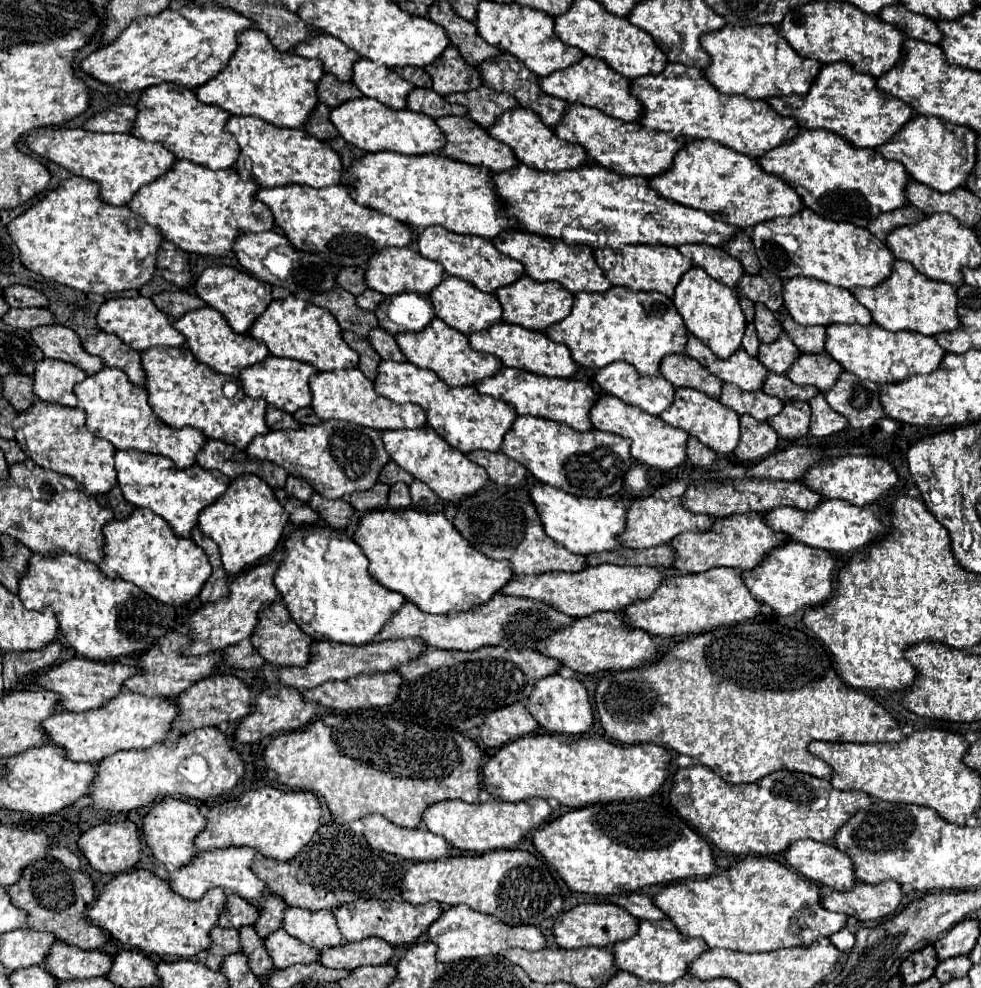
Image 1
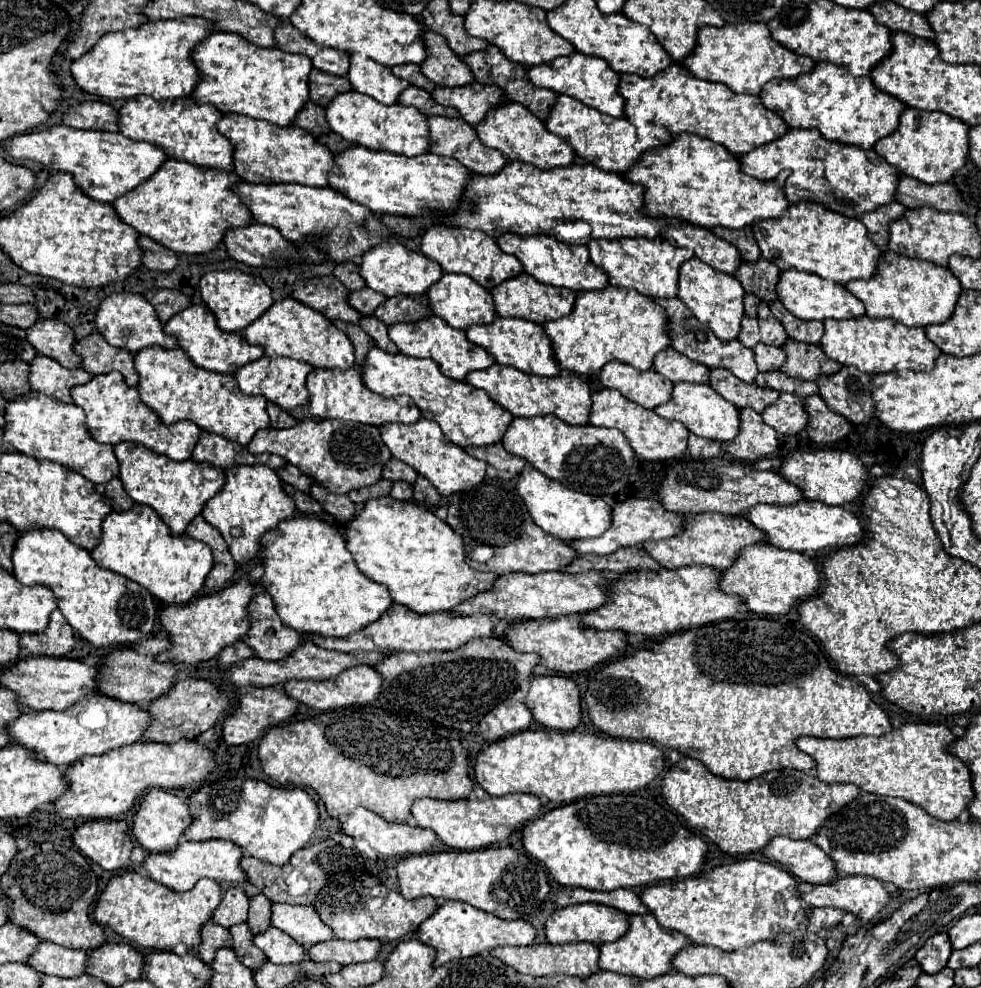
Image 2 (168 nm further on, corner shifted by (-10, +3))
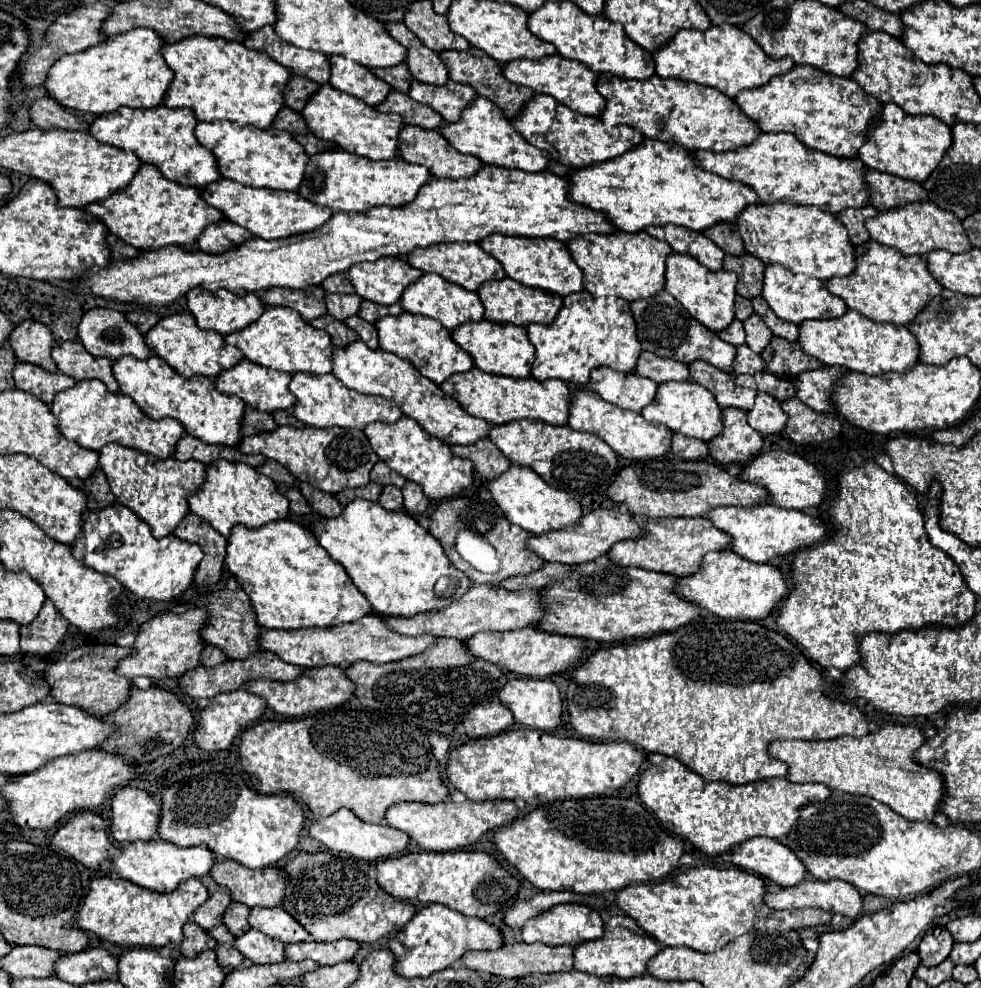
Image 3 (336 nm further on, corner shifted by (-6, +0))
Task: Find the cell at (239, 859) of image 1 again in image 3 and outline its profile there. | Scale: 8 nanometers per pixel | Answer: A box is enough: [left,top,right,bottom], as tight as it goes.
[110,837,214,893]

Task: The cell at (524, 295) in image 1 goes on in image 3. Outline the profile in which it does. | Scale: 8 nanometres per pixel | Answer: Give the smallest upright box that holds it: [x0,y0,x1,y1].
[478,279,562,325]

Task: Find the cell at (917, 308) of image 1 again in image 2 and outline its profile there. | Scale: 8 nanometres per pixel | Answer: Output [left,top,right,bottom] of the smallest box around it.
[846,252,962,326]

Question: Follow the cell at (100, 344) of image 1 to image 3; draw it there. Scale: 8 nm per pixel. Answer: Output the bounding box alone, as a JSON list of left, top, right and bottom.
[50,341,118,393]

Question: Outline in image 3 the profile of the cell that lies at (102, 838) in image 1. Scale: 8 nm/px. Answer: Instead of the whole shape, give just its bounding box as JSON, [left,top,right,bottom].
[52,811,110,869]

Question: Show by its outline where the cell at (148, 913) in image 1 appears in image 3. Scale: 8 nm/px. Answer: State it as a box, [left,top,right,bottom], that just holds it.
[76,877,206,947]

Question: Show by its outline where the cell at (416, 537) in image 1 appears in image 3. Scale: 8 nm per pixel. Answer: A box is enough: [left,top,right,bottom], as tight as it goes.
[310,499,470,617]

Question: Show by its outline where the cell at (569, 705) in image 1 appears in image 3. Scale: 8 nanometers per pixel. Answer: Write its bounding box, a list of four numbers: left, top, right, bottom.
[498,679,560,731]

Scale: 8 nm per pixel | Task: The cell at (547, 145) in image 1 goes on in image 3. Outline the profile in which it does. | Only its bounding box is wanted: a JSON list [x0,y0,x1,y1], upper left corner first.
[438,97,548,173]

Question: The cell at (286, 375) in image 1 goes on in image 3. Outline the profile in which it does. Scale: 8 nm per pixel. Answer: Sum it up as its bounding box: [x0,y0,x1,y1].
[214,359,296,413]

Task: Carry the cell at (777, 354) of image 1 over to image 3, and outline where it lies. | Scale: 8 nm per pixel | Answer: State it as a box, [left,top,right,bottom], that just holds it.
[734,345,764,375]

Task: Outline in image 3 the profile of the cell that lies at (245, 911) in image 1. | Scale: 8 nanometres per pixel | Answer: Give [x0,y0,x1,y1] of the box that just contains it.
[194,893,230,931]

